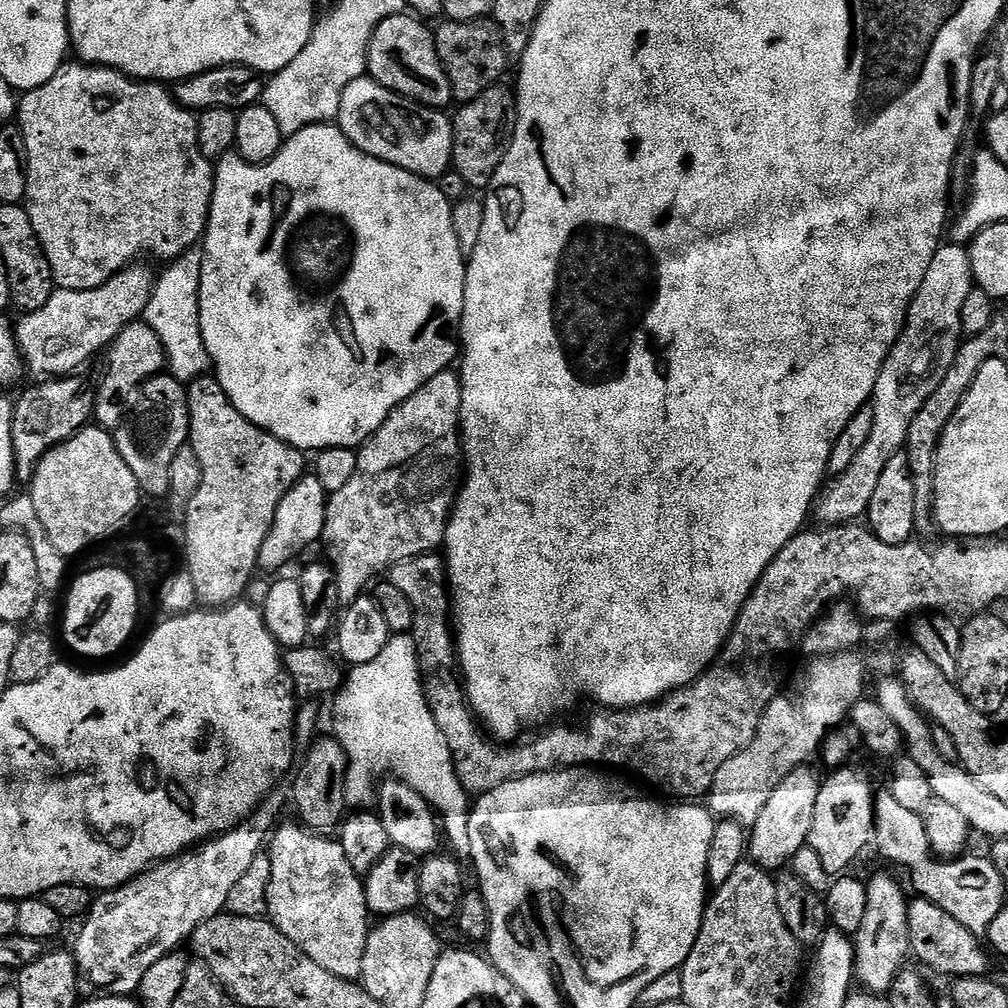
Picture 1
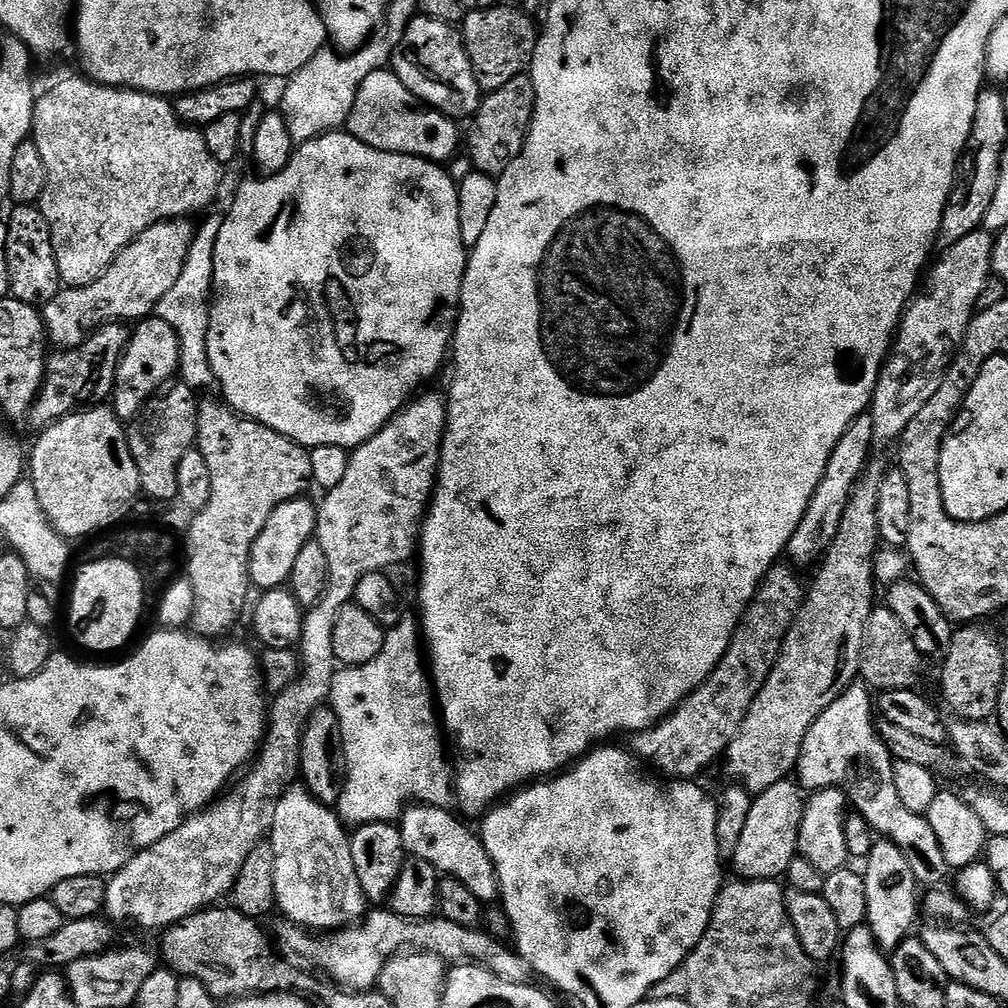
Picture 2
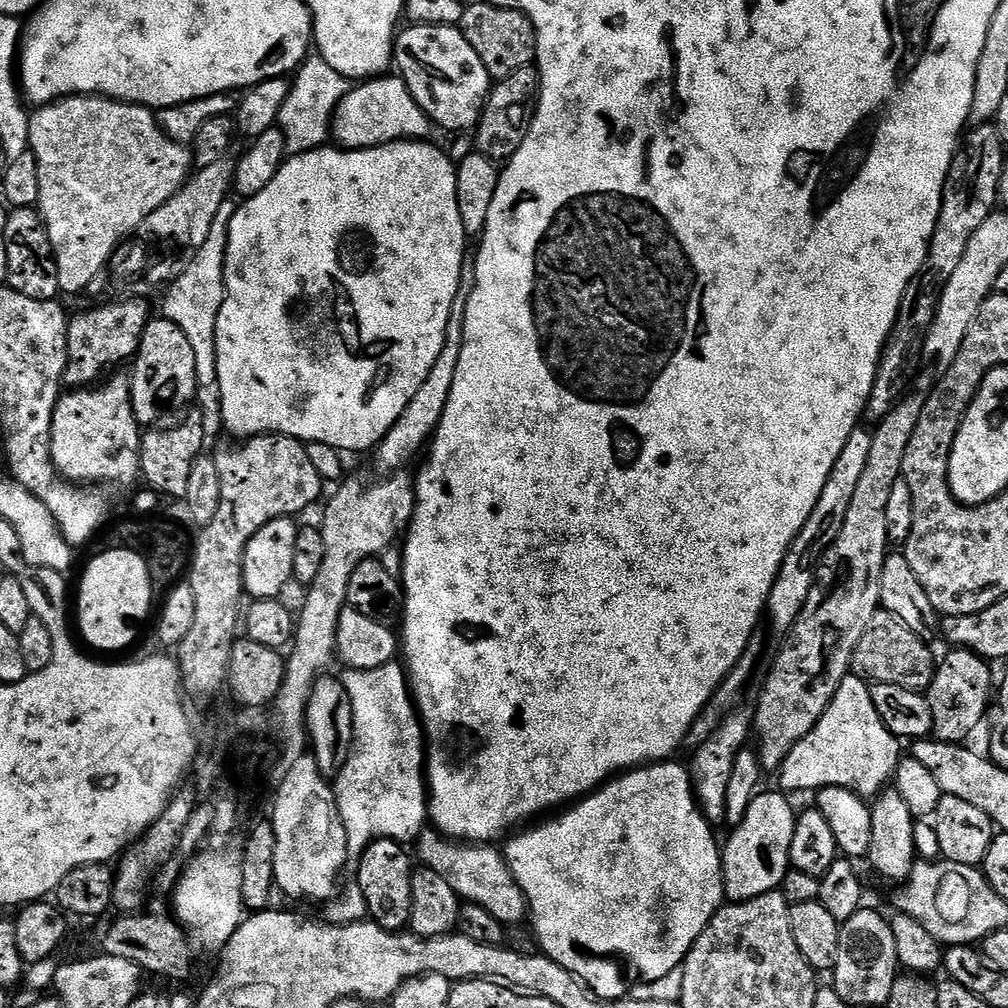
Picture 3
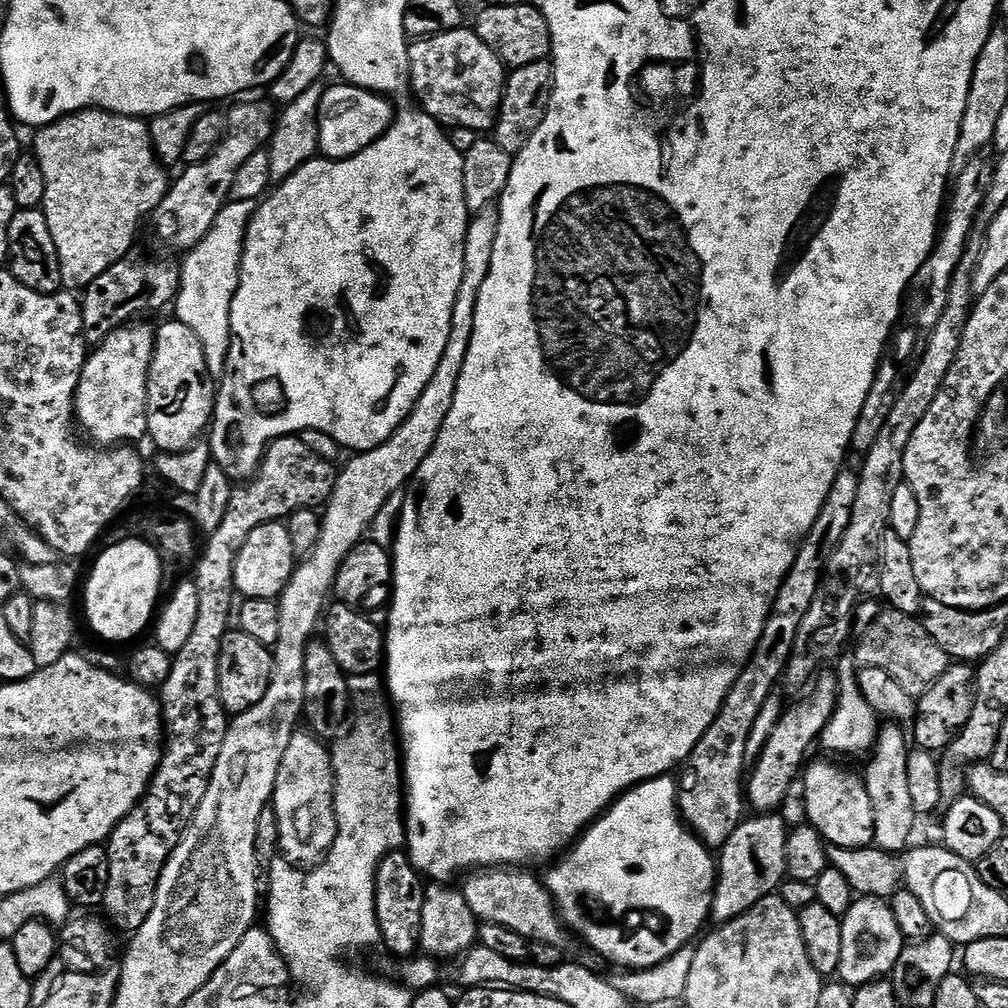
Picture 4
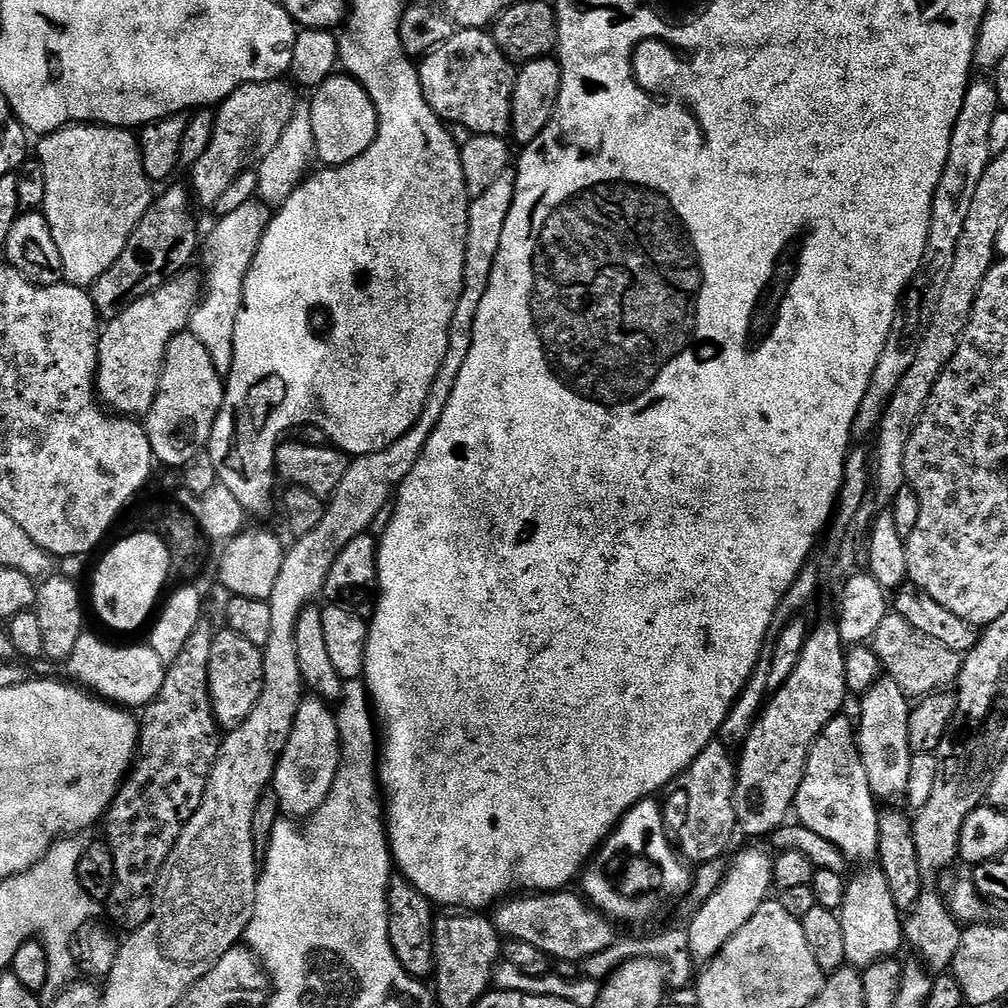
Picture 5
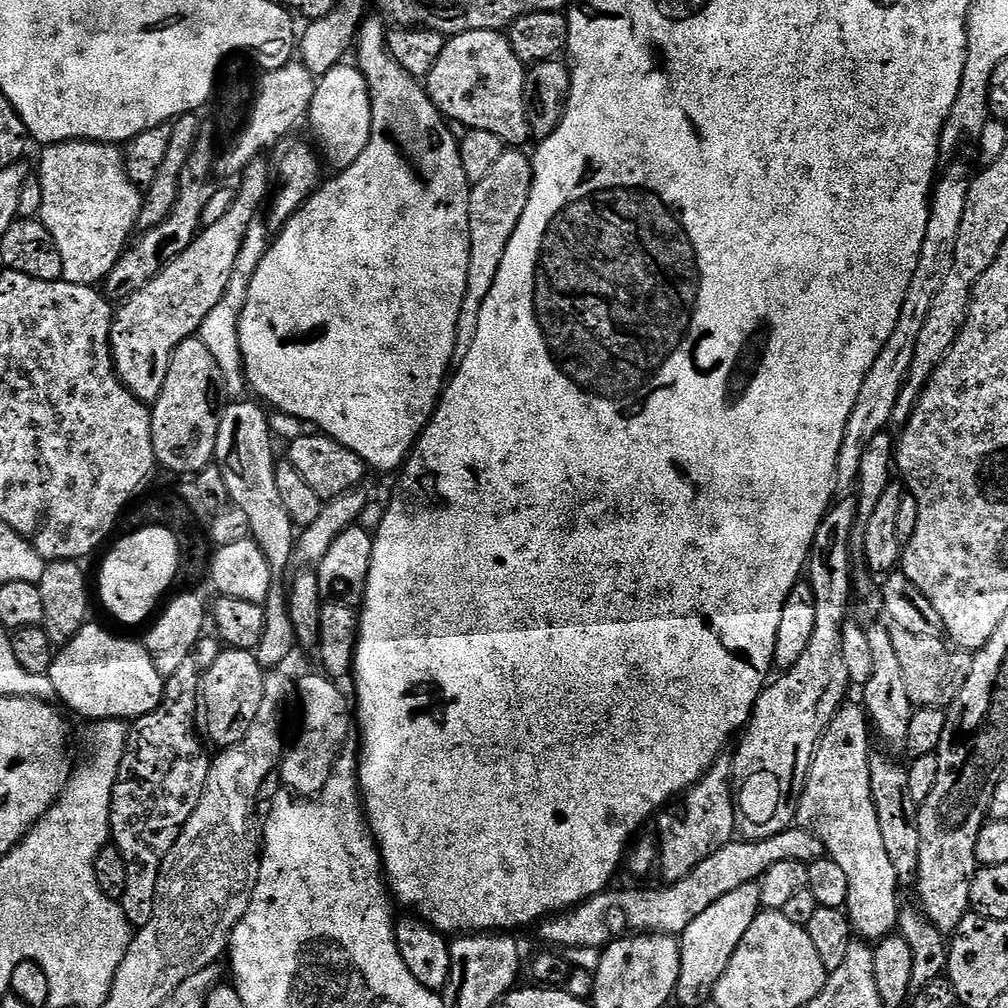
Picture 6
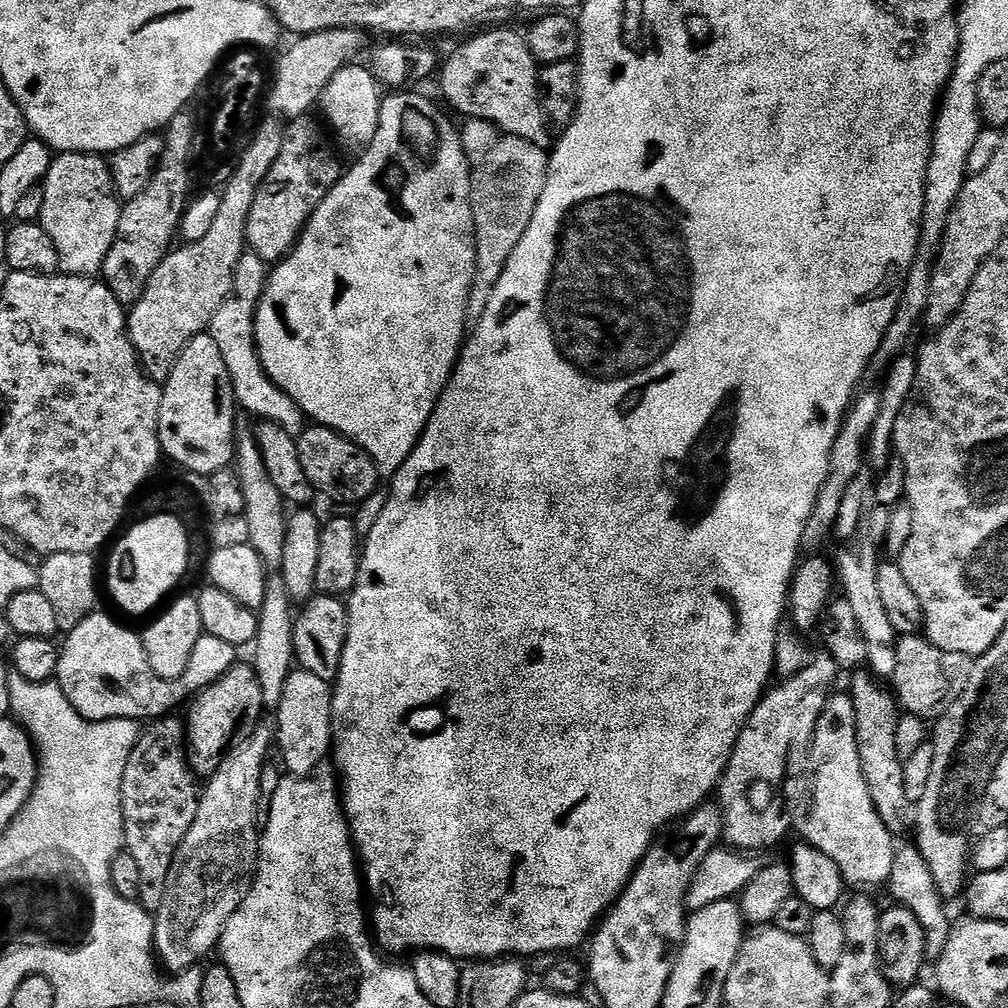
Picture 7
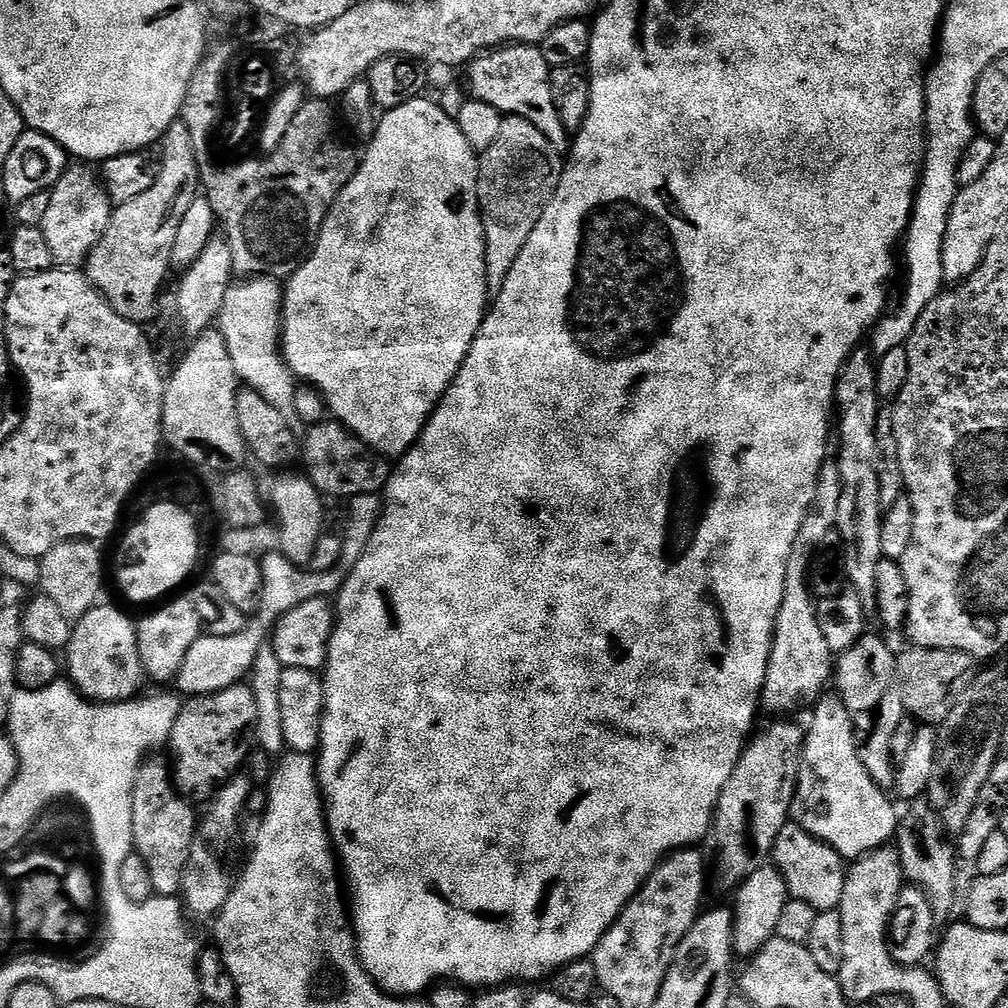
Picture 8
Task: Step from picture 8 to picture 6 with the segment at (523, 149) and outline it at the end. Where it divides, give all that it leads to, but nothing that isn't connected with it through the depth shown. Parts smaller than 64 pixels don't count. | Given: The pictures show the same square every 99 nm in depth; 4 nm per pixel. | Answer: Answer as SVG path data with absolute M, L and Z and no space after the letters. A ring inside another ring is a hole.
M506 150L502 154L502 158L498 158L498 162L494 162L493 168L480 180L475 181L471 185L468 193L468 233L470 234L470 270L466 278L466 294L462 298L462 310L458 314L458 326L456 327L456 351L463 354L470 346L470 342L474 338L474 334L478 330L478 314L482 310L482 302L486 302L486 294L490 294L490 286L494 286L494 278L498 278L498 266L502 266L502 254L506 254L506 246L510 242L510 238L514 234L514 230L518 226L518 218L522 218L522 210L526 208L526 202L530 196L530 186L532 185L532 162L527 155L523 156L523 151Z

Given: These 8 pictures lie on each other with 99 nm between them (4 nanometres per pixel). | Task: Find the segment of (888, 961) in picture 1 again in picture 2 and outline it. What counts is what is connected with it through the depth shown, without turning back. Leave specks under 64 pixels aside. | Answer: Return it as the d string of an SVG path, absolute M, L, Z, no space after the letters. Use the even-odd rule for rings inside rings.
M877 839L872 845L870 854L866 858L866 866L863 865L862 871L864 881L866 882L866 927L874 934L876 943L885 950L896 948L903 940L909 939L912 927L915 929L916 924L916 908L918 912L918 883L911 870L910 864L906 860L902 850L887 839Z

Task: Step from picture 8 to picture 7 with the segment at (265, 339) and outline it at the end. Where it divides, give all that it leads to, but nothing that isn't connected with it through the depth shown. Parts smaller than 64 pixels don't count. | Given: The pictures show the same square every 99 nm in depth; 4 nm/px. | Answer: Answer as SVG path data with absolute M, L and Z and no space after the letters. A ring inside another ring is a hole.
M246 254L240 259L236 268L236 277L232 292L222 302L218 314L214 314L210 325L210 334L214 342L218 342L218 350L222 354L222 362L226 362L226 370L232 379L232 389L236 395L236 403L252 416L260 416L261 421L277 424L286 430L286 434L297 437L306 427L306 417L300 407L289 398L278 385L266 374L256 349L256 308L268 285L270 268L257 256Z

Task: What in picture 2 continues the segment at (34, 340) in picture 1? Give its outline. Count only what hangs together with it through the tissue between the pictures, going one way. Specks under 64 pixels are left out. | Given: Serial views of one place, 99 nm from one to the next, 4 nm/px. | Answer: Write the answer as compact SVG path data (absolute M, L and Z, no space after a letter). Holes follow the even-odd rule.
M188 218L163 220L138 234L116 255L110 267L90 286L61 287L59 294L43 305L42 315L46 336L60 350L77 348L90 333L104 324L139 322L155 313L158 302L178 282L188 257L194 235L193 221Z

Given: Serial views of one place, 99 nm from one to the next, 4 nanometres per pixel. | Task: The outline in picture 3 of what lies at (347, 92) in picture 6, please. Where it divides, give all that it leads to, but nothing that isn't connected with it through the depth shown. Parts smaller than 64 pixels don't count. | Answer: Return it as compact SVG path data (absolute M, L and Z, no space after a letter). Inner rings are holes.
M385 74L357 83L342 98L332 115L331 135L335 143L345 150L377 148L396 140L428 140L434 125L422 106L414 102L406 82L396 74Z

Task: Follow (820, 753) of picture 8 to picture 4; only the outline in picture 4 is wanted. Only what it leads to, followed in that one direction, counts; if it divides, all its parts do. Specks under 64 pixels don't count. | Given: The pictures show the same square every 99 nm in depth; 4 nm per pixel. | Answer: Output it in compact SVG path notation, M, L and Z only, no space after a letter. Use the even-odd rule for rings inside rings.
M814 760L802 776L807 823L819 830L833 848L869 847L874 841L874 810L870 810L870 794L866 794L863 779L828 760ZM865 896L853 899L850 910L841 919L842 962L838 980L841 985L855 990L864 984L885 979L898 962L898 954L906 946L902 930L898 930L898 918L894 918L892 905L879 896Z

